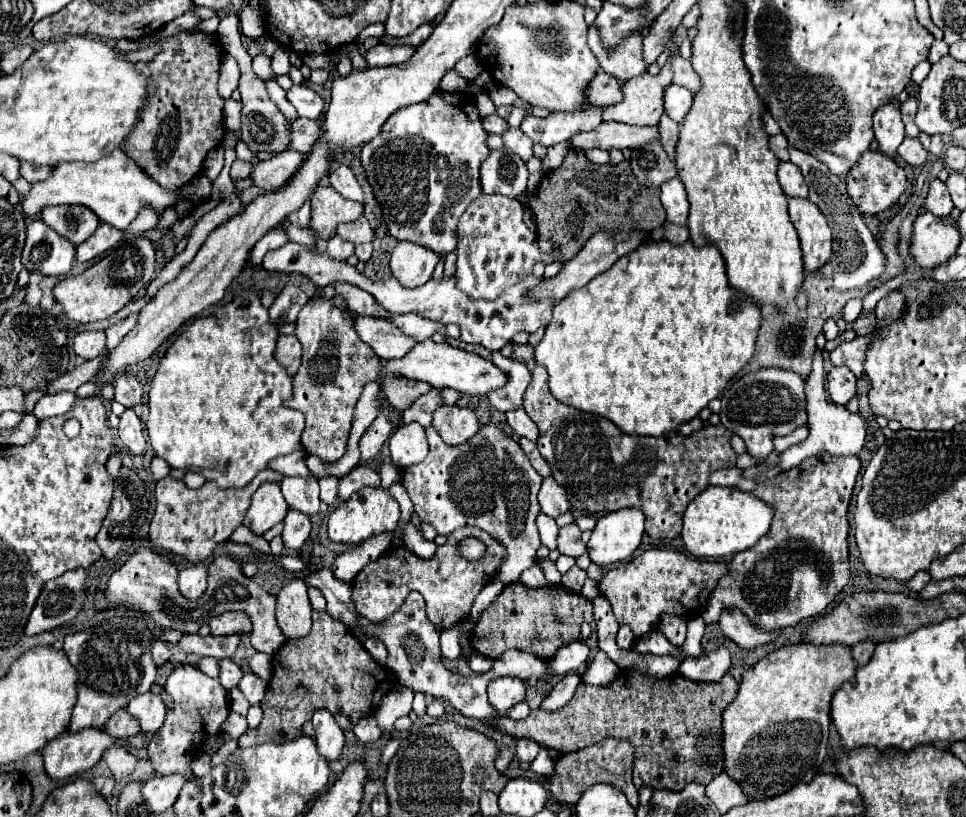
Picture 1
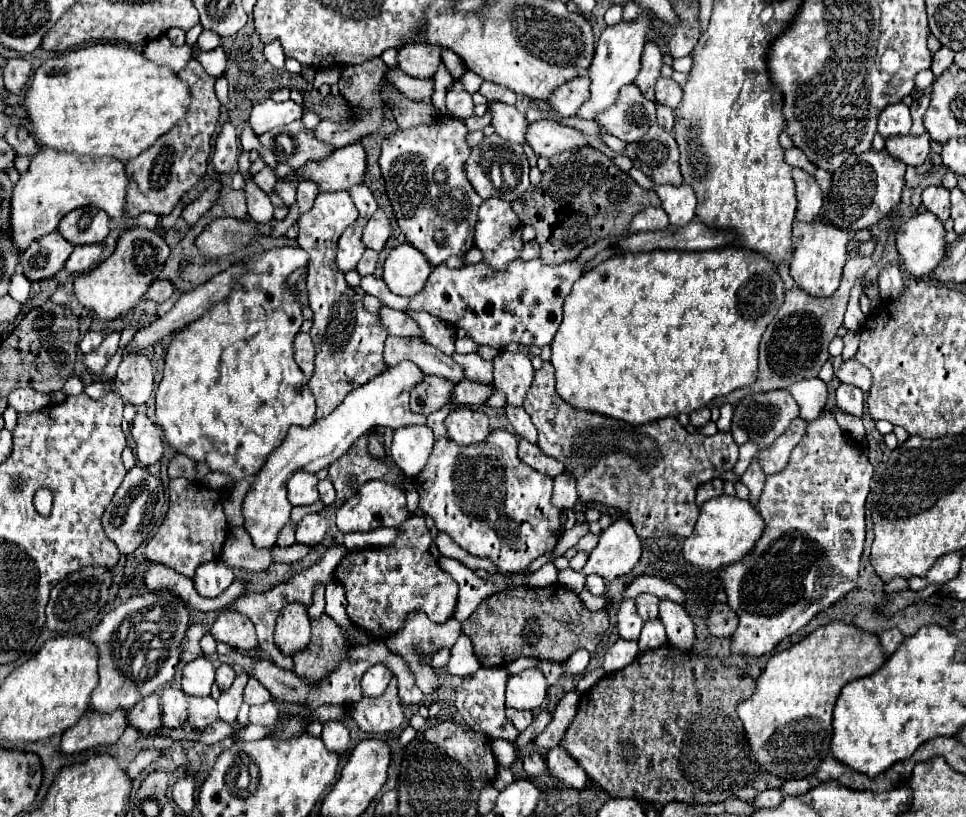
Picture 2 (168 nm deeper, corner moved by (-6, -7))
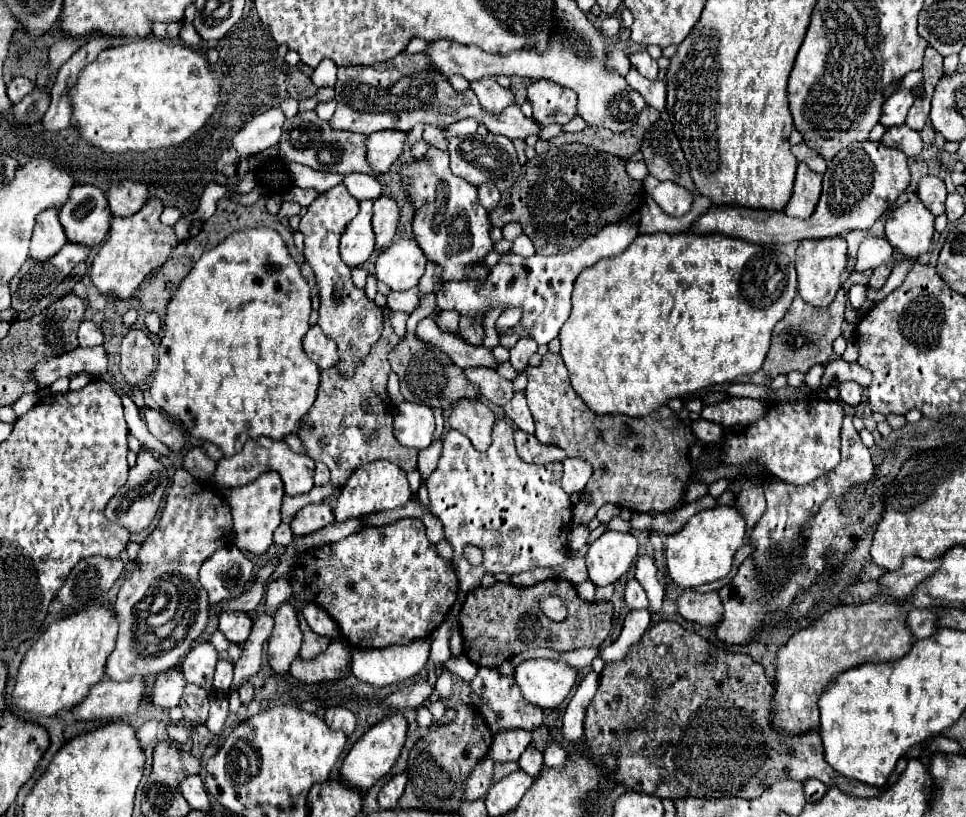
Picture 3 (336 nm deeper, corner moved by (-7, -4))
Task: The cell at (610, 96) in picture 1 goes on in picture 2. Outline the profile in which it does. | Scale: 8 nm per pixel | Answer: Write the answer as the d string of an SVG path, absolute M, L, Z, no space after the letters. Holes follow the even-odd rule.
M577 76L565 84L561 84L559 88L555 88L547 100L549 108L559 114L561 118L569 118L575 116L575 110L579 110L579 106L587 100L589 96L589 78L585 76Z

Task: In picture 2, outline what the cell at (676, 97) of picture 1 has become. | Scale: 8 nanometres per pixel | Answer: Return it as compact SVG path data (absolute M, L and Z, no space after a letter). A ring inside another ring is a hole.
M659 76L655 82L655 98L659 104L675 110L679 100L681 100L681 86L677 82L673 82L671 78Z

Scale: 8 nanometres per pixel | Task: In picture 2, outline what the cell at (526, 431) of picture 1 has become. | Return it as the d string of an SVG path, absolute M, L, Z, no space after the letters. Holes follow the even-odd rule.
M505 406L505 414L511 422L511 426L515 428L515 432L523 438L527 438L529 442L537 442L537 428L533 426L529 414L525 412L525 408L521 406Z

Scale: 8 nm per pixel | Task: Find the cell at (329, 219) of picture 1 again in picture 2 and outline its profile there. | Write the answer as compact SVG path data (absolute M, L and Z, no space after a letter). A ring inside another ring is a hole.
M321 192L313 208L299 218L299 246L309 254L307 290L313 310L311 338L317 348L315 372L311 376L311 390L317 400L317 416L323 418L343 402L353 390L383 372L383 344L387 328L381 324L379 314L365 310L361 296L345 282L345 274L335 264L337 240L347 226L357 218L357 208L347 192Z

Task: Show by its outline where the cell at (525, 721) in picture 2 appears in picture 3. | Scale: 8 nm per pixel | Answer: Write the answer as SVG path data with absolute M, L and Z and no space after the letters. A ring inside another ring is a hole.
M478 669L478 675L472 681L472 691L476 695L480 695L482 701L486 701L482 715L484 715L484 719L486 719L486 723L492 731L496 731L496 729L526 729L526 731L532 731L532 729L542 725L542 709L538 705L528 703L520 695L514 679L512 677L500 677L500 673L496 669Z

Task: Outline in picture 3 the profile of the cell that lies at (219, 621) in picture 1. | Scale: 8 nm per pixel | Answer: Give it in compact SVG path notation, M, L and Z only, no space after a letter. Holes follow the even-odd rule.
M224 611L218 617L218 629L226 635L228 641L242 645L252 629L252 619L244 611Z

